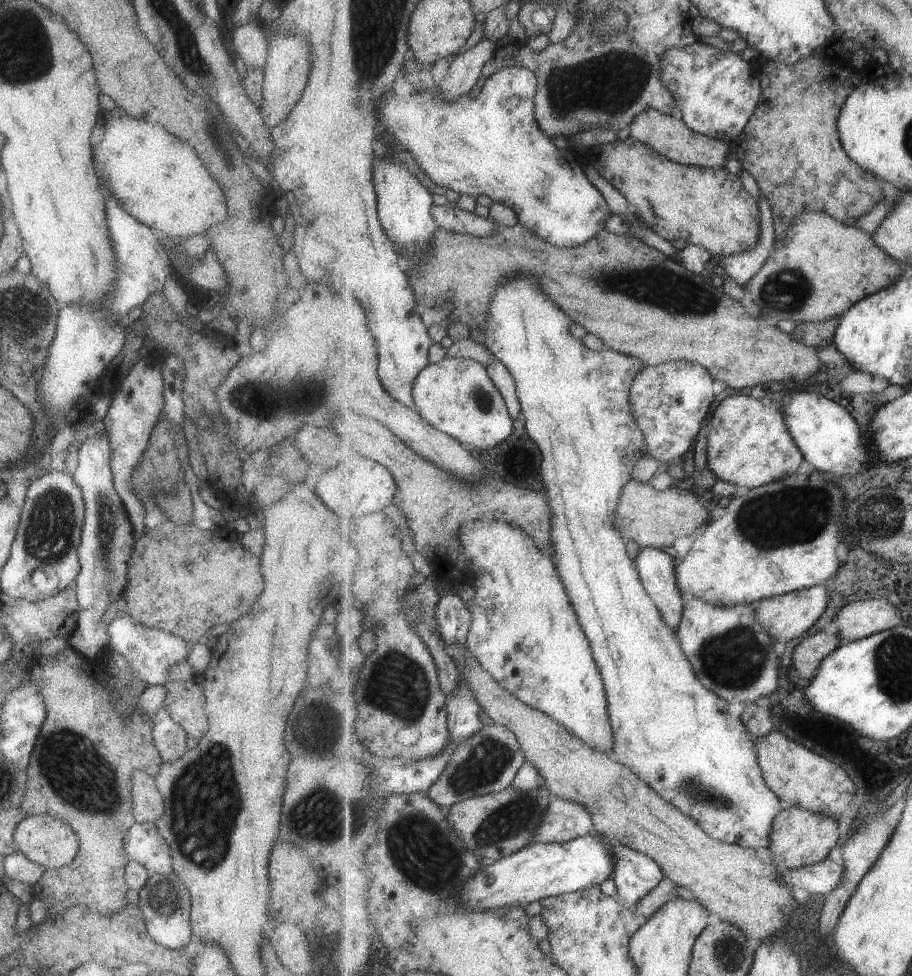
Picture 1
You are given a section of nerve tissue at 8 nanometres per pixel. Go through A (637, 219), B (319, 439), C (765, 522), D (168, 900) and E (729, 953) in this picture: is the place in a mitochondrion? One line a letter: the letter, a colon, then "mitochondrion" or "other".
A: other
B: other
C: mitochondrion
D: mitochondrion
E: mitochondrion

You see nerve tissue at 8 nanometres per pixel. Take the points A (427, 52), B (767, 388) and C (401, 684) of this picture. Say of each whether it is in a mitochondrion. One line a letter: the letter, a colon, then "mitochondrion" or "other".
A: other
B: other
C: mitochondrion

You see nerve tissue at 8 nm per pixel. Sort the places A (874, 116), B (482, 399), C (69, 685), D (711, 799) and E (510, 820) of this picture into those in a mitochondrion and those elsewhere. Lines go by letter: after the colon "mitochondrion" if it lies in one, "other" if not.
A: other
B: mitochondrion
C: other
D: mitochondrion
E: mitochondrion

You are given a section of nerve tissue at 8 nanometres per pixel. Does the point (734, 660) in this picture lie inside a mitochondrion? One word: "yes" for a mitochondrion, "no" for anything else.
yes

